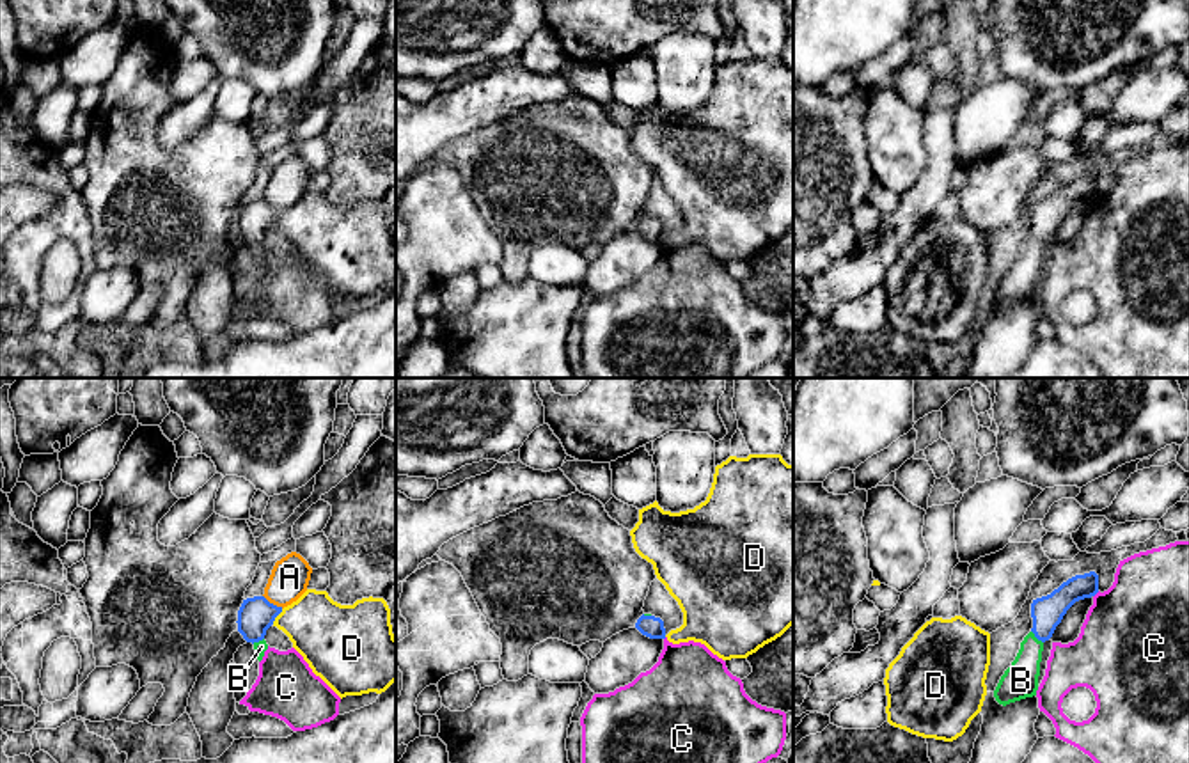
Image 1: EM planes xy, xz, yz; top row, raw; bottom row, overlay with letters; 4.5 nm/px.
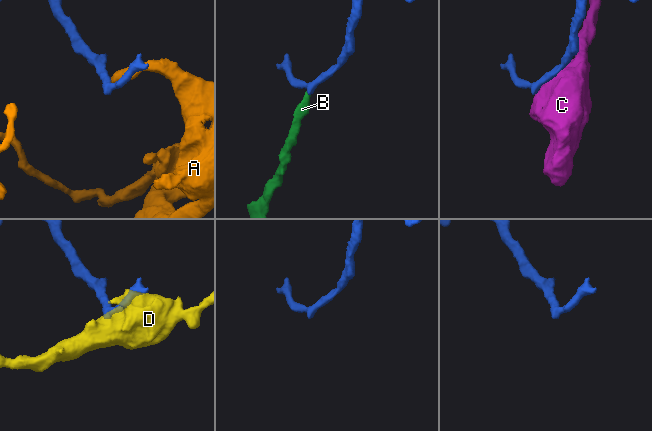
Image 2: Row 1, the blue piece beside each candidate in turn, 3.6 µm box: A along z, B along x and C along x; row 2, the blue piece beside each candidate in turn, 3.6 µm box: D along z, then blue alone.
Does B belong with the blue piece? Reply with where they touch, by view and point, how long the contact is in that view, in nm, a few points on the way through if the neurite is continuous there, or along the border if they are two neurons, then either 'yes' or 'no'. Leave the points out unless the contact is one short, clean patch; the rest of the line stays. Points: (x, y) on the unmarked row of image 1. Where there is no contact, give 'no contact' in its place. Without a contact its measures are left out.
contact yz (1037, 240); length 80 nm; way yz (1047, 213), (1037, 240), (1021, 283); yes

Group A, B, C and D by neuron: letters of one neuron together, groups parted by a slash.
A / B / C / D

